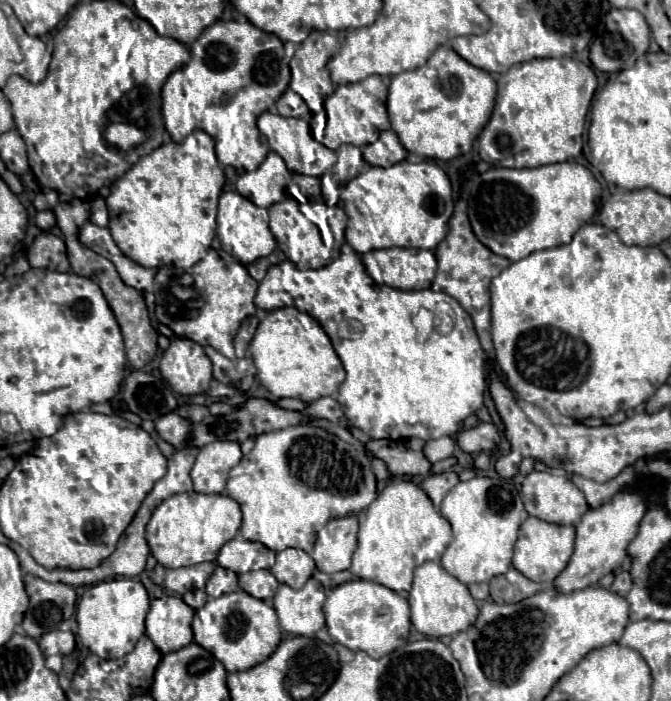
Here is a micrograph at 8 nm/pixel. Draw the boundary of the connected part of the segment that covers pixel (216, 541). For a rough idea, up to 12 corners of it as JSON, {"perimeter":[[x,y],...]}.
{"perimeter":[[178,493],[146,525],[168,569],[214,561],[240,529],[228,495]]}

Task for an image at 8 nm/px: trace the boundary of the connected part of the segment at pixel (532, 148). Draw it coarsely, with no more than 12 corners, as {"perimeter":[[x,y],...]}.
{"perimeter":[[570,57],[510,67],[476,143],[522,169],[576,158],[598,85]]}

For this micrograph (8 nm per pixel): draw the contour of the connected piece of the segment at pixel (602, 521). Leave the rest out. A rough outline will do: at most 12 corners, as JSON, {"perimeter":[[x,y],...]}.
{"perimeter":[[626,489],[588,509],[556,579],[596,585],[628,555],[646,497]]}

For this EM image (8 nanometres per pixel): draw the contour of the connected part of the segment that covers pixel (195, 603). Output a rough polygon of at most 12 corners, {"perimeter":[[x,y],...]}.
{"perimeter":[[202,589],[186,593],[184,599],[192,609],[208,601]]}

